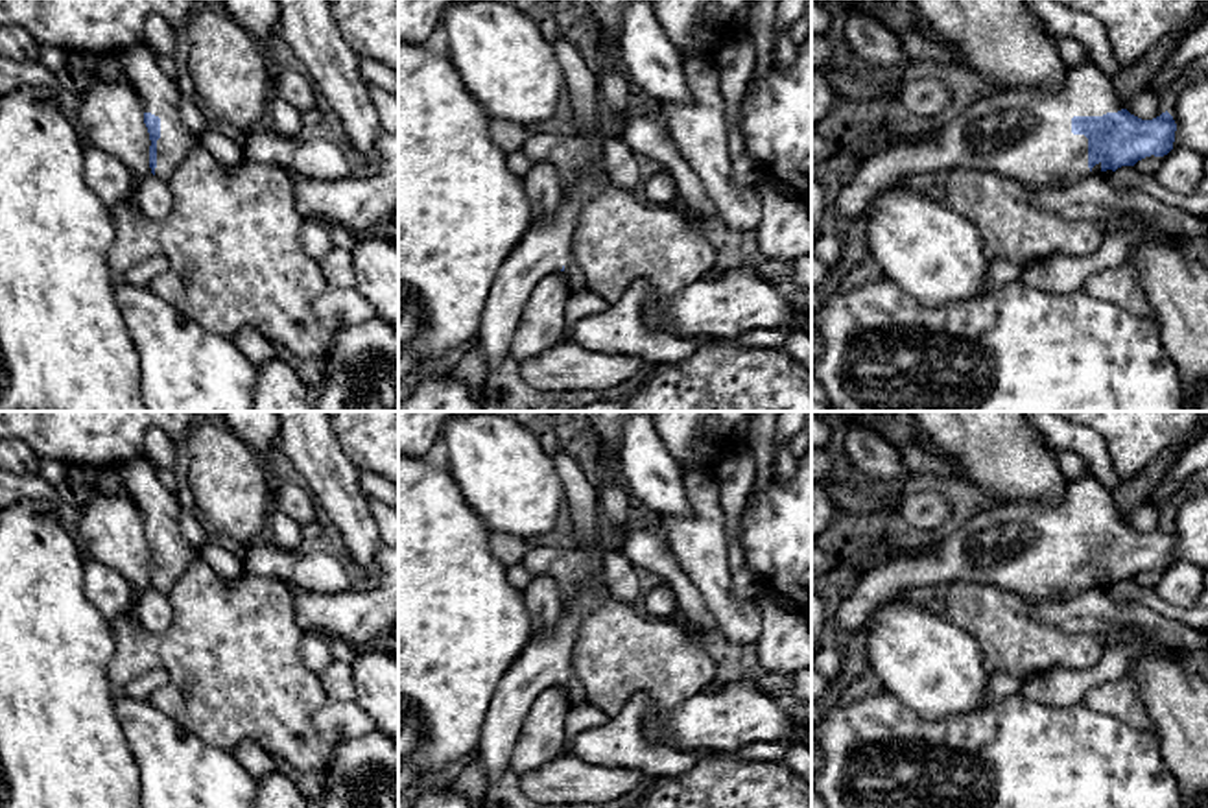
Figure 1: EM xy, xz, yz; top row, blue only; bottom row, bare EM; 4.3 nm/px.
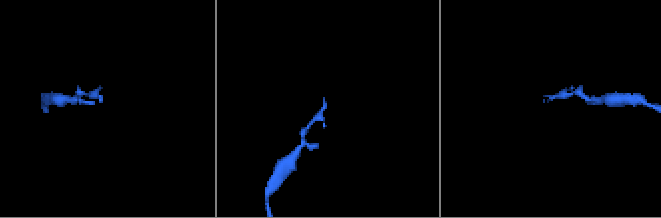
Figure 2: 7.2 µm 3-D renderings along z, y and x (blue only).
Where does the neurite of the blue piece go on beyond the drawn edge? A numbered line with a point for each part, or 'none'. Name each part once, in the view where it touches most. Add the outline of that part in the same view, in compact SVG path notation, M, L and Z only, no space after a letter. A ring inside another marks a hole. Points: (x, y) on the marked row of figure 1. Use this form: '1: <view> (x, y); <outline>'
1: yz (1022, 135); M1088 57L1068 70L1059 89L1048 92L990 87L965 113L937 124L930 137L915 146L867 149L865 159L841 175L834 214L841 223L861 218L870 199L894 184L920 181L935 172L974 168L992 172L1024 184L1073 184L1101 173L1101 162L1088 168L1088 138L1072 133L1073 116L1103 116L1121 111L1112 79Z

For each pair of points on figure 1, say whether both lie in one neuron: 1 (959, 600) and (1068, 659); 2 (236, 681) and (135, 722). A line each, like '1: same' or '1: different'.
1: same
2: different

